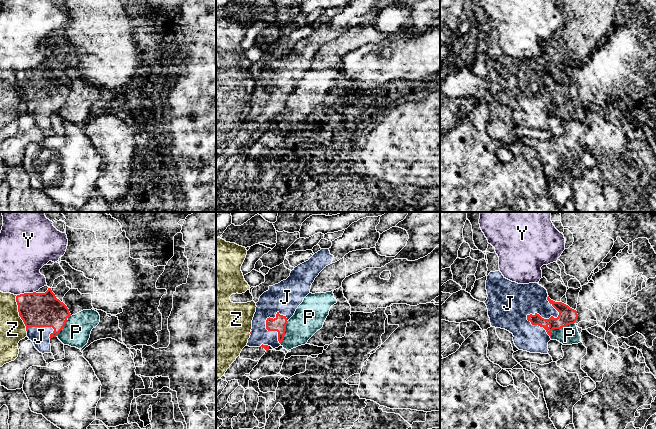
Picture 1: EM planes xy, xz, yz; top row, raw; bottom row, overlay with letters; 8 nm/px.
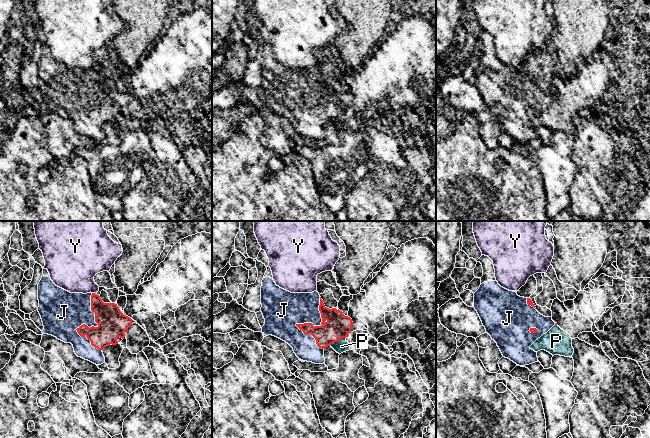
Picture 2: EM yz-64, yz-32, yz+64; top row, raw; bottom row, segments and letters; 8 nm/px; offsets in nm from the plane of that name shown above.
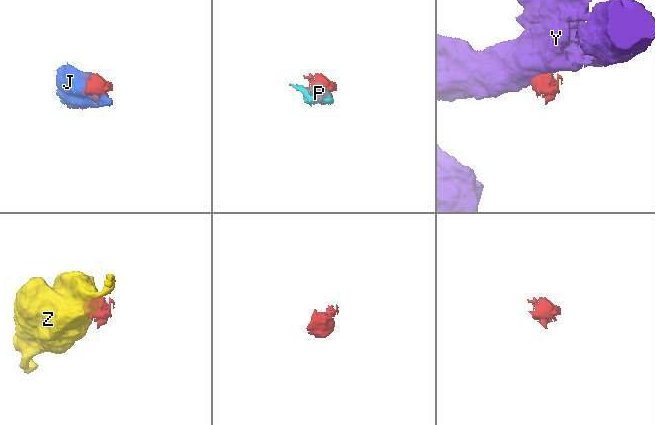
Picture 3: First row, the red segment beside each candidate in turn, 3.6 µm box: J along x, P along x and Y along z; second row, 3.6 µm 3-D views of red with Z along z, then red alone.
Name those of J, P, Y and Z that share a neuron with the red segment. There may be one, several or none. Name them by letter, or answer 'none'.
J

